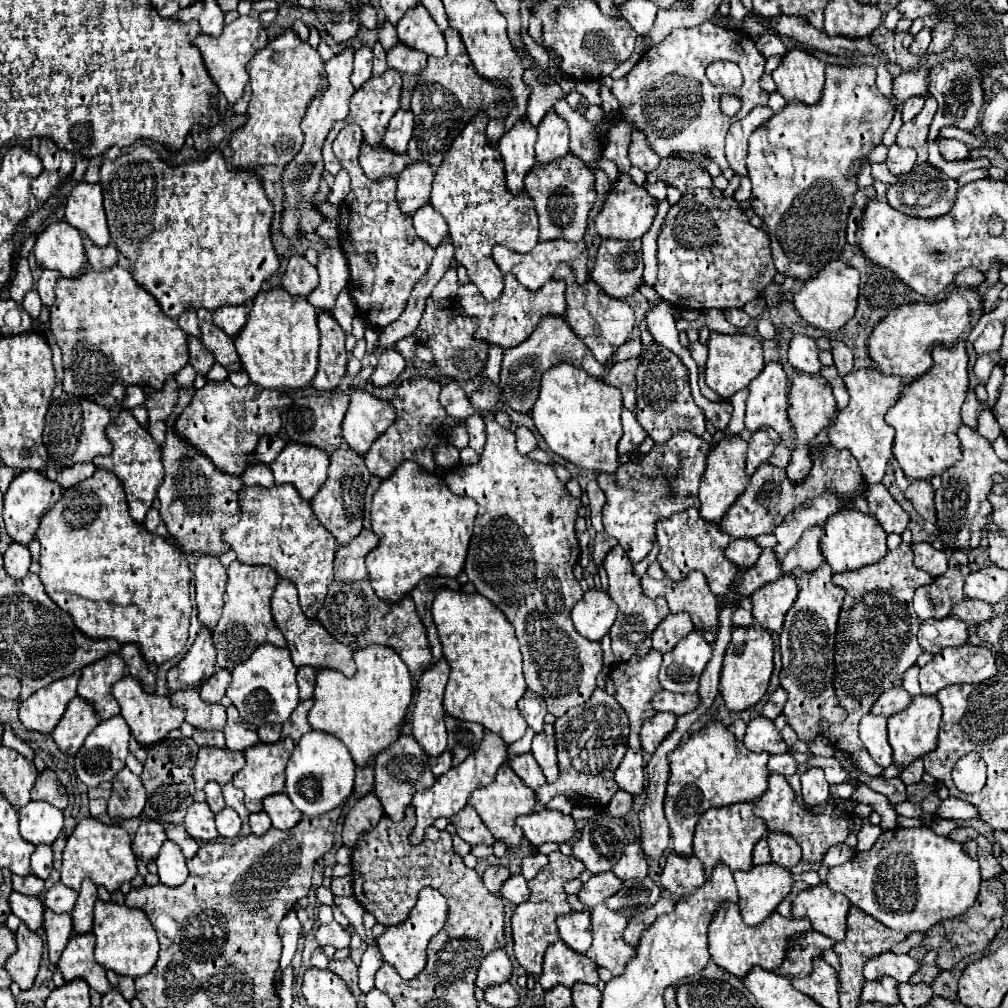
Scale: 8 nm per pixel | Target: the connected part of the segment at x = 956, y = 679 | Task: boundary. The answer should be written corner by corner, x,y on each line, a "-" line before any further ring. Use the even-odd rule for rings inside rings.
964,643
960,647
950,647
950,649
942,649
942,653
936,653
934,659
920,669
920,687
924,695
936,695
940,689
948,685
982,683
990,679
992,675
996,675
996,663
994,663
994,655
990,653
990,649
982,645

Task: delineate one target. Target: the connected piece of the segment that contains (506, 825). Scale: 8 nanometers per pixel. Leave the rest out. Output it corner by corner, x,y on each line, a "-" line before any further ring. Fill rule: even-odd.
504,763
500,769
498,769
498,775
494,779
492,785
486,785
486,787
480,787
476,789
472,795
470,795
470,801
468,801
476,811
478,815
482,817
482,821
486,823
486,827
492,831
492,835
500,841
504,841
506,845
510,847
516,847
522,839
522,829
518,829
518,825
514,823
516,817
520,815
528,815
534,811
534,805
536,805
536,793
524,785
524,781
510,769
508,763

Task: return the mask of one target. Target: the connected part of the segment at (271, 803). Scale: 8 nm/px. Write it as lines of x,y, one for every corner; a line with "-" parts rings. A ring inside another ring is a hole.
286,793
270,795
262,803
264,803
264,811
270,815
272,825
276,829
292,829
302,819
302,813
298,813
298,809
290,805
290,799
286,797

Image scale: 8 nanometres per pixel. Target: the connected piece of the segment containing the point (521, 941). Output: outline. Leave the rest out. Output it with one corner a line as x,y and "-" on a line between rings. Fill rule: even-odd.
560,851
550,853
548,859
550,859
548,865
544,869
540,869
540,873
532,881
528,881
528,889
530,889
528,901
514,907
514,913
512,913
512,919
510,919
516,959
532,977
538,977
542,973
542,957
544,957
546,947
550,943
554,943
556,939
560,939
556,923
554,923
556,917
570,911
570,905
566,903
564,883
570,881
570,879
580,877
580,873
584,871
584,865
578,859
566,857

